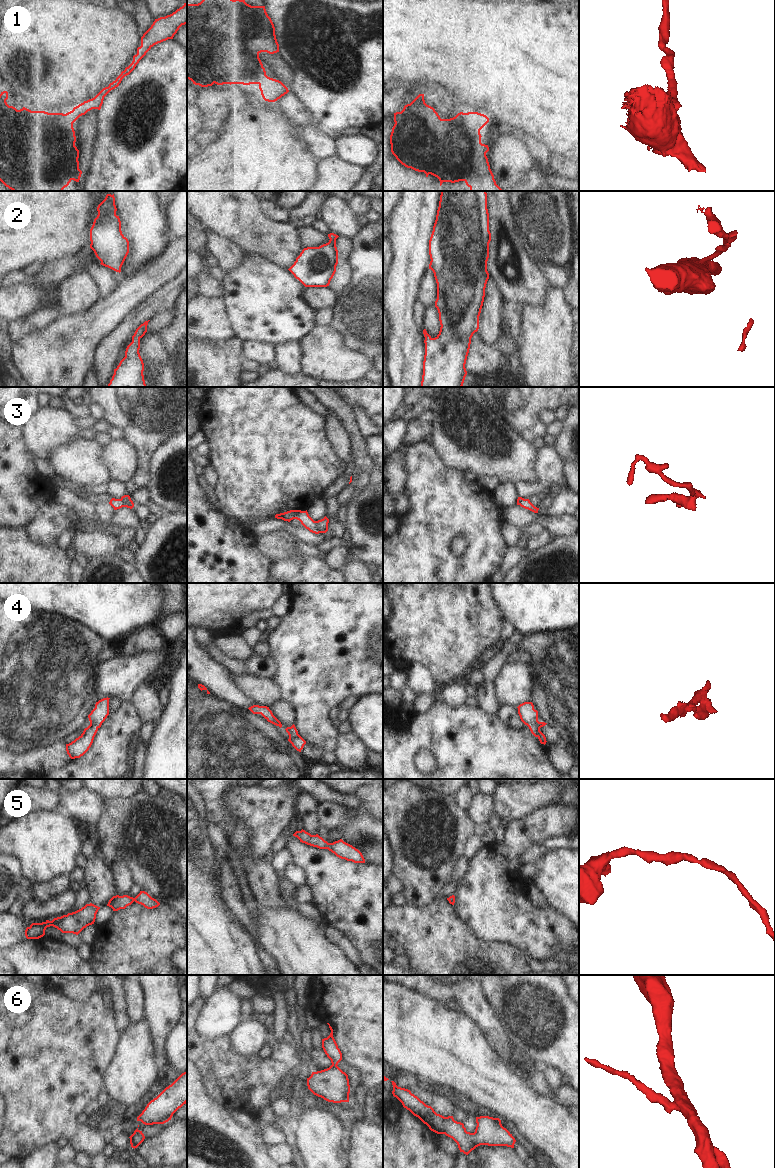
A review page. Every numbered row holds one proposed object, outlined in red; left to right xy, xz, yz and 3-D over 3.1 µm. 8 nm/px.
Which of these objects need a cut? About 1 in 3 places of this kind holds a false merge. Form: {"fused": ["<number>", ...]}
{"fused": ["3"]}

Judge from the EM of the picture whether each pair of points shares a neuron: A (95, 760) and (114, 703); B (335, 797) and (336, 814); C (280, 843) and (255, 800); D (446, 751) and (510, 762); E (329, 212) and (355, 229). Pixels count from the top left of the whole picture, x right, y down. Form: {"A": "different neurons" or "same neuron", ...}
{"A": "different neurons", "B": "different neurons", "C": "different neurons", "D": "same neuron", "E": "same neuron"}

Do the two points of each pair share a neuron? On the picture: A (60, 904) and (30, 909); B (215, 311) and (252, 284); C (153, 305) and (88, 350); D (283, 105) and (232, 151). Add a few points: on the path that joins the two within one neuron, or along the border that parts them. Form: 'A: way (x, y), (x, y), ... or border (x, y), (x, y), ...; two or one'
A: way (53, 909), (37, 909); one
B: border (223, 296), (227, 304), (229, 317), (234, 325); two
C: border (121, 323), (98, 347), (95, 361); two
D: border (273, 102), (295, 124); two

